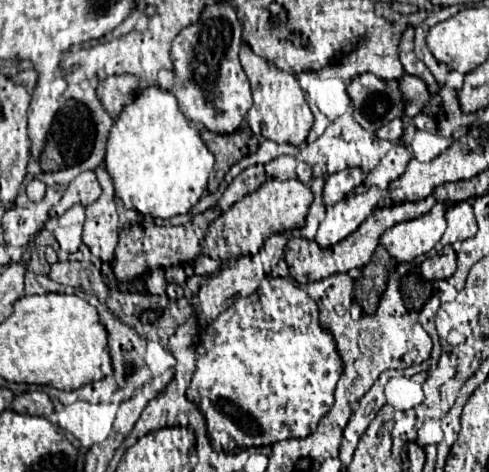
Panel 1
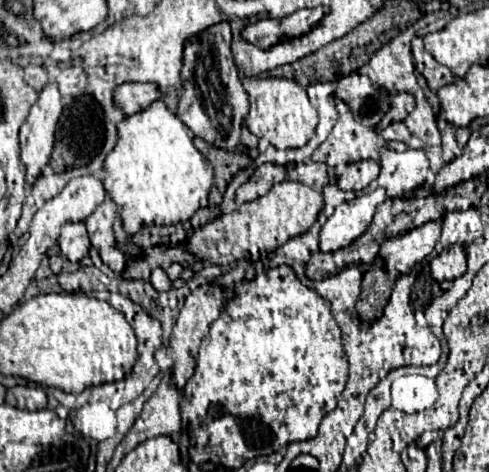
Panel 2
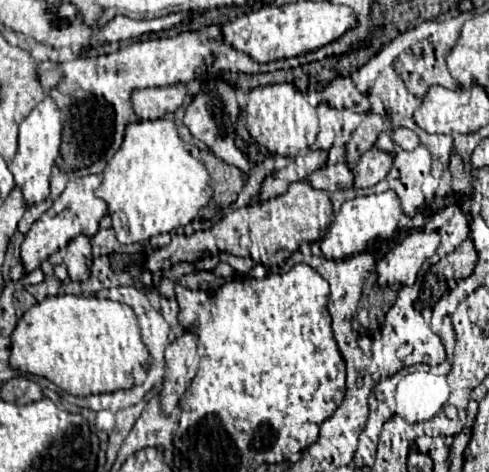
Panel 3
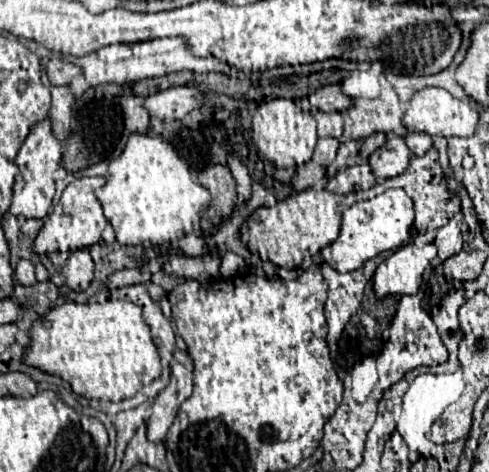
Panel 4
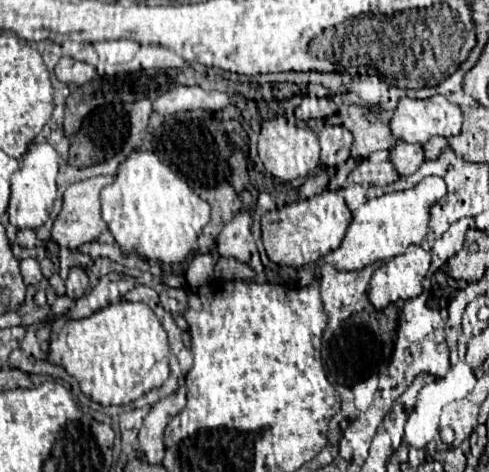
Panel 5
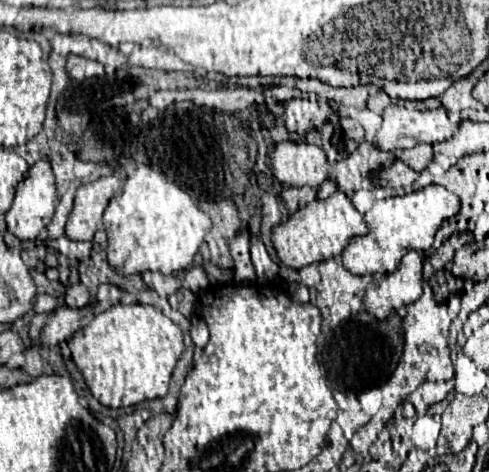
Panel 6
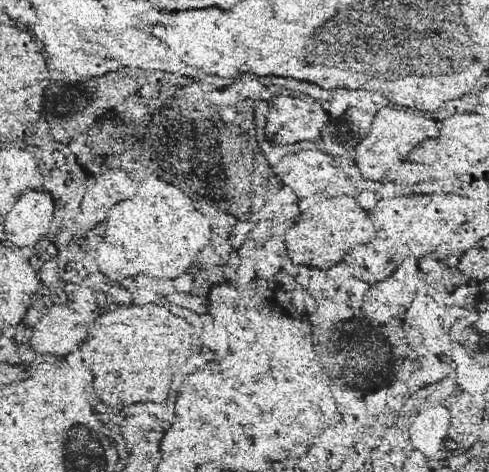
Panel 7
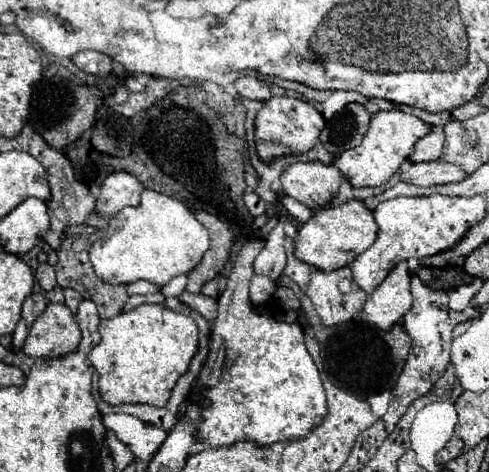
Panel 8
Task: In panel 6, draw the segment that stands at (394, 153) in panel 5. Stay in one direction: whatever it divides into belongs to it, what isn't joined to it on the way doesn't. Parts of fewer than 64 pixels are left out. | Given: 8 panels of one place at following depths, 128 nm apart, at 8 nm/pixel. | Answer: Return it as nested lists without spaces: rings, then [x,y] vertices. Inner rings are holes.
[[[418,144],[410,150],[402,150],[400,160],[406,162],[410,168],[422,172],[432,162],[432,144]]]

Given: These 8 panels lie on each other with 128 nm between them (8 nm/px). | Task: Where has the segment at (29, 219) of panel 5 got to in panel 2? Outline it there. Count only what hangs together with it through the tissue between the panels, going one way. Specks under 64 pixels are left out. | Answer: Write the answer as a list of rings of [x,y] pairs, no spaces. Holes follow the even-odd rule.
[[[48,84],[36,104],[30,108],[30,114],[20,128],[20,160],[26,166],[26,184],[28,188],[40,178],[42,168],[50,162],[50,154],[54,148],[54,132],[58,118],[62,114],[62,102],[58,86]]]

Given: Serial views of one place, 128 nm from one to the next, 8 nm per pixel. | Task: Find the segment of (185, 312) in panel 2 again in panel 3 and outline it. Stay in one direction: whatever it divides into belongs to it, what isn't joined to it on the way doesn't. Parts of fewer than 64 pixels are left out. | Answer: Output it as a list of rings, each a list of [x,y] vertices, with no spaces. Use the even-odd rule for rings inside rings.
[[[184,332],[166,348],[164,384],[160,392],[160,412],[164,412],[164,416],[172,416],[178,408],[180,398],[198,372],[198,362],[196,336],[192,332]]]

